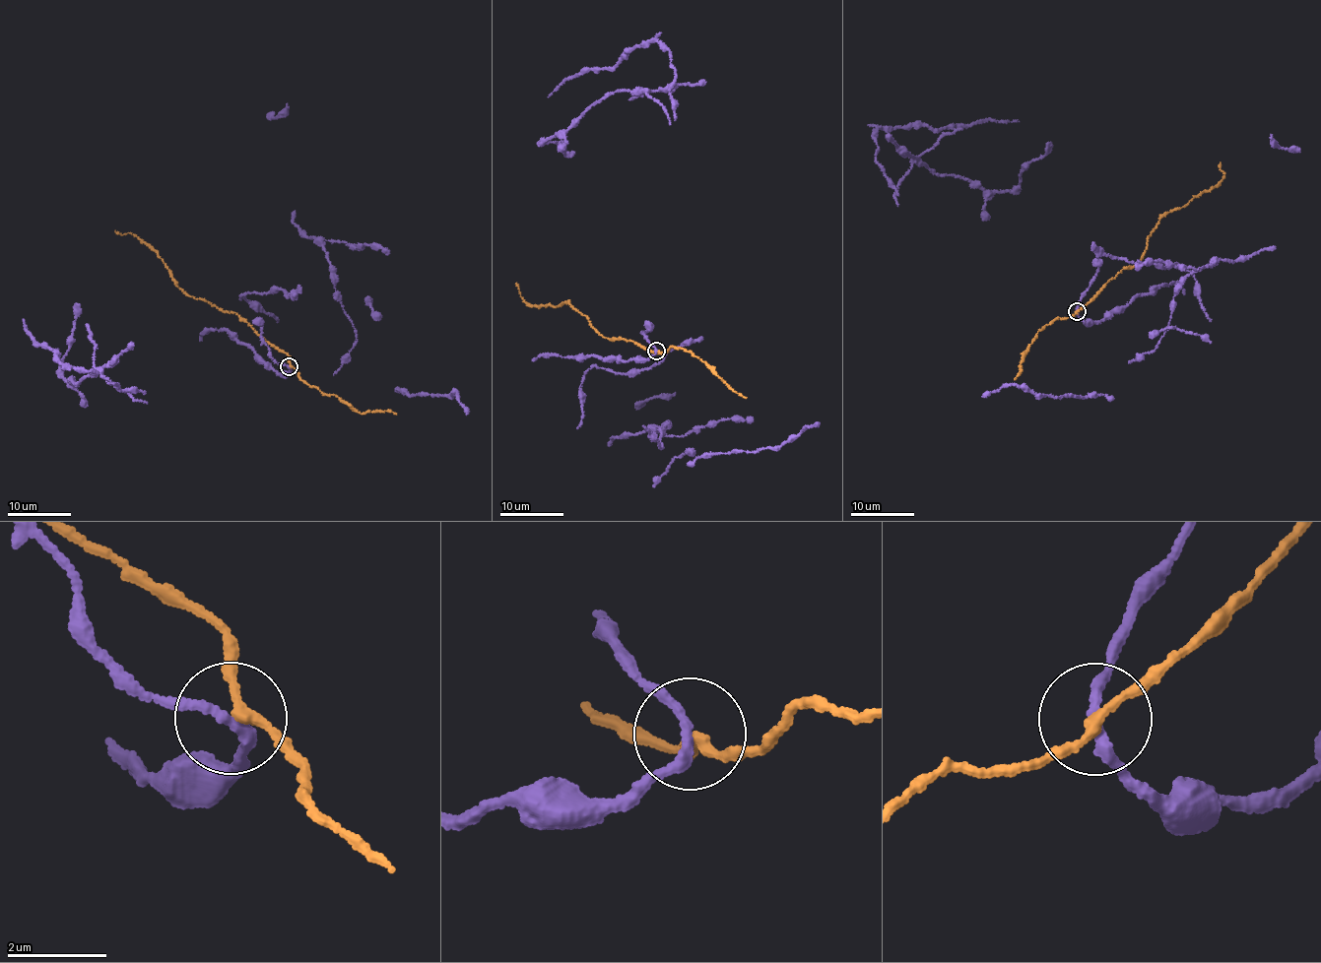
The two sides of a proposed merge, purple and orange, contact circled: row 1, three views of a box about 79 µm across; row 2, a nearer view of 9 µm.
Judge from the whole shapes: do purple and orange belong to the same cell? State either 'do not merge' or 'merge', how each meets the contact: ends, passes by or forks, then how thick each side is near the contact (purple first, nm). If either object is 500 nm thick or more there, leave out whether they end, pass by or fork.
do not merge | purple passes by | orange passes by | 200/170 nm

